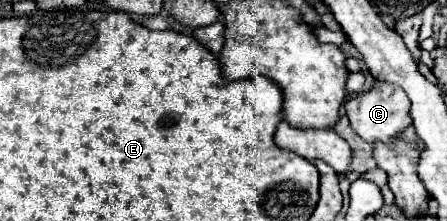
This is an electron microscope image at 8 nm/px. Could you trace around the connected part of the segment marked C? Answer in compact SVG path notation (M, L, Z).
M376 82L372 90L350 98L346 102L346 114L352 130L370 144L392 144L398 138L398 134L412 124L412 120L408 118L408 96L404 94L404 90L400 90L400 86L392 86L386 82Z

